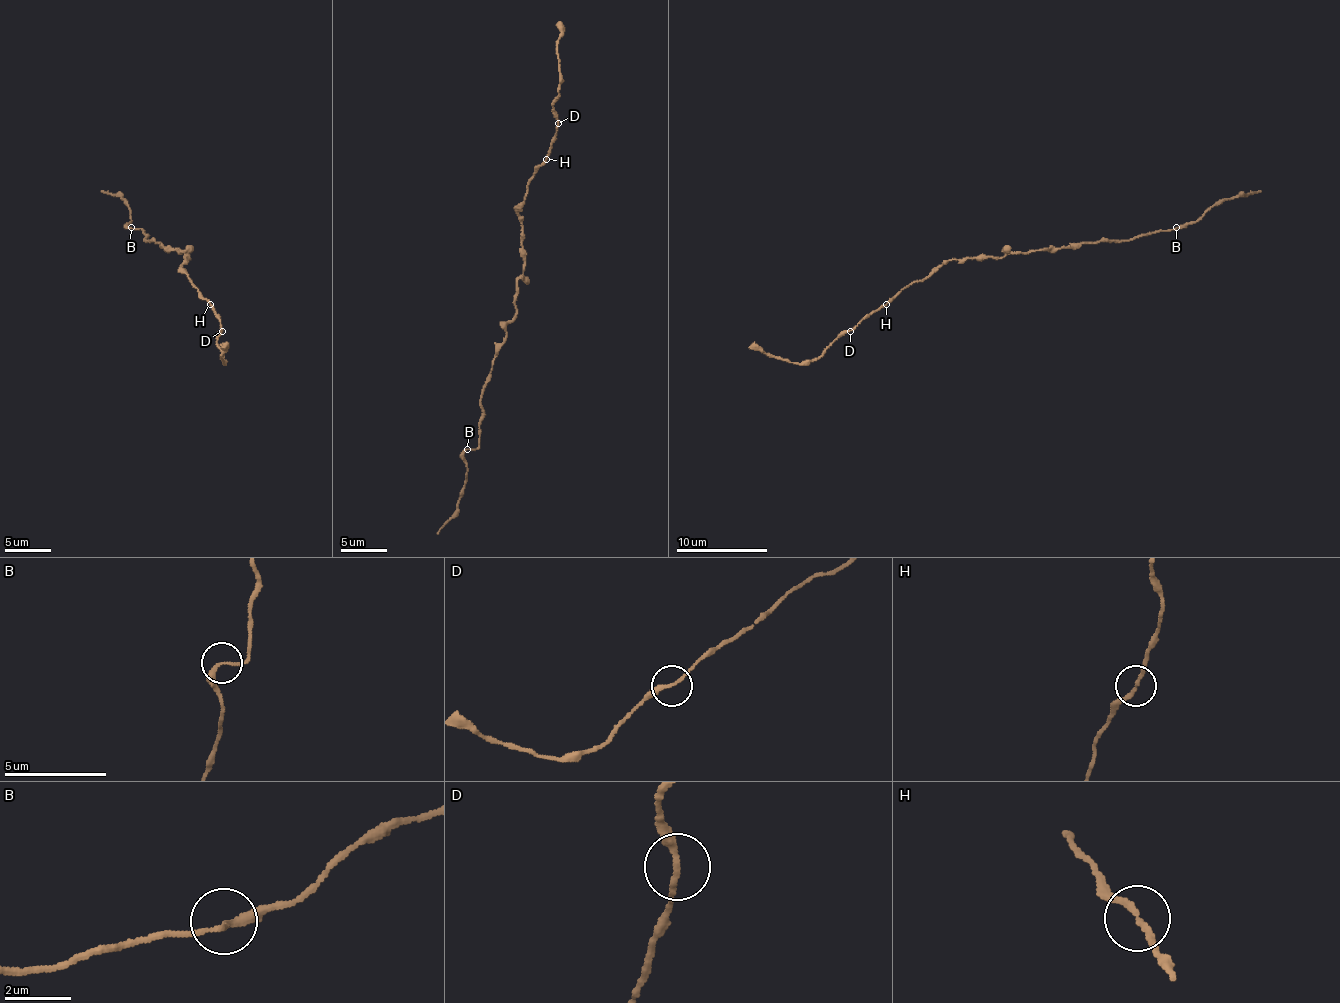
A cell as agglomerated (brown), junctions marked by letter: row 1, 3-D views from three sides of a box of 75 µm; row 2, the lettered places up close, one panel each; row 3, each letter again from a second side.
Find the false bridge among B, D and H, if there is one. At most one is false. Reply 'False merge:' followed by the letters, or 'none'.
False merge: none

